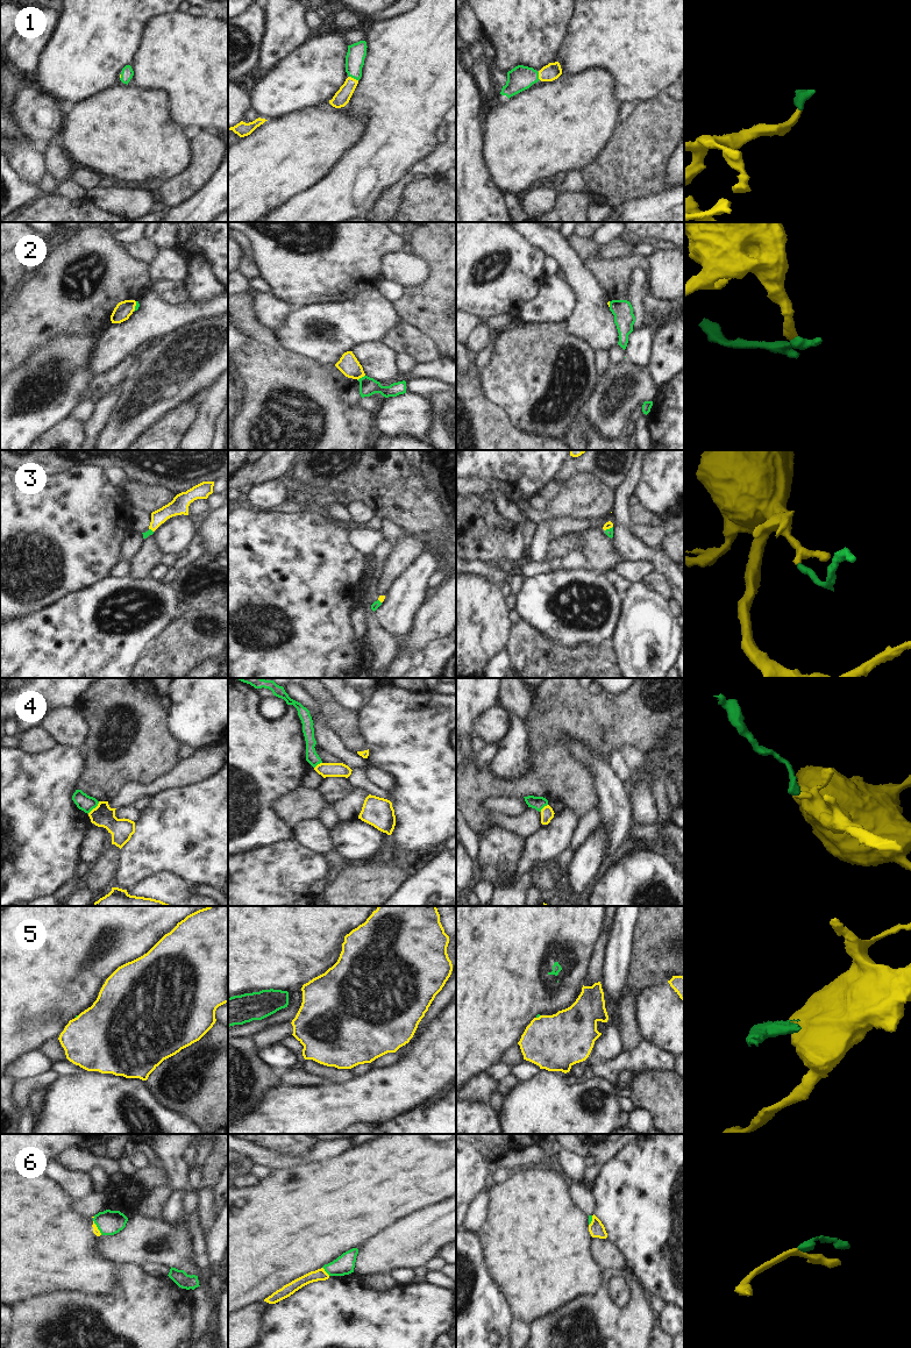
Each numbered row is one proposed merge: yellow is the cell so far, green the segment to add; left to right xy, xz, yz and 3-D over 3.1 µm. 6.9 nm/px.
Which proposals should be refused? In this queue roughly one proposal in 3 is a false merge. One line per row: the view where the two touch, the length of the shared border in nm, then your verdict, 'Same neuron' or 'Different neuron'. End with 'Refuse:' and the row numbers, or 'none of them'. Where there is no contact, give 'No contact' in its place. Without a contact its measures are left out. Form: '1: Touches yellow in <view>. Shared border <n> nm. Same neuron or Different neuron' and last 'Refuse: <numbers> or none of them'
1: Touches yellow in xz. Shared border 70 nm. Same neuron
2: Touches yellow in xz. Shared border 70 nm. Different neuron
3: Touches yellow in yz. Shared border 70 nm. Same neuron
4: Touches yellow in xy. Shared border 120 nm. Different neuron
5: Touches yellow in yz. Shared border 40 nm. Different neuron
6: Touches yellow in xz. Shared border 80 nm. Different neuron
Refuse: 2, 4, 5, 6

